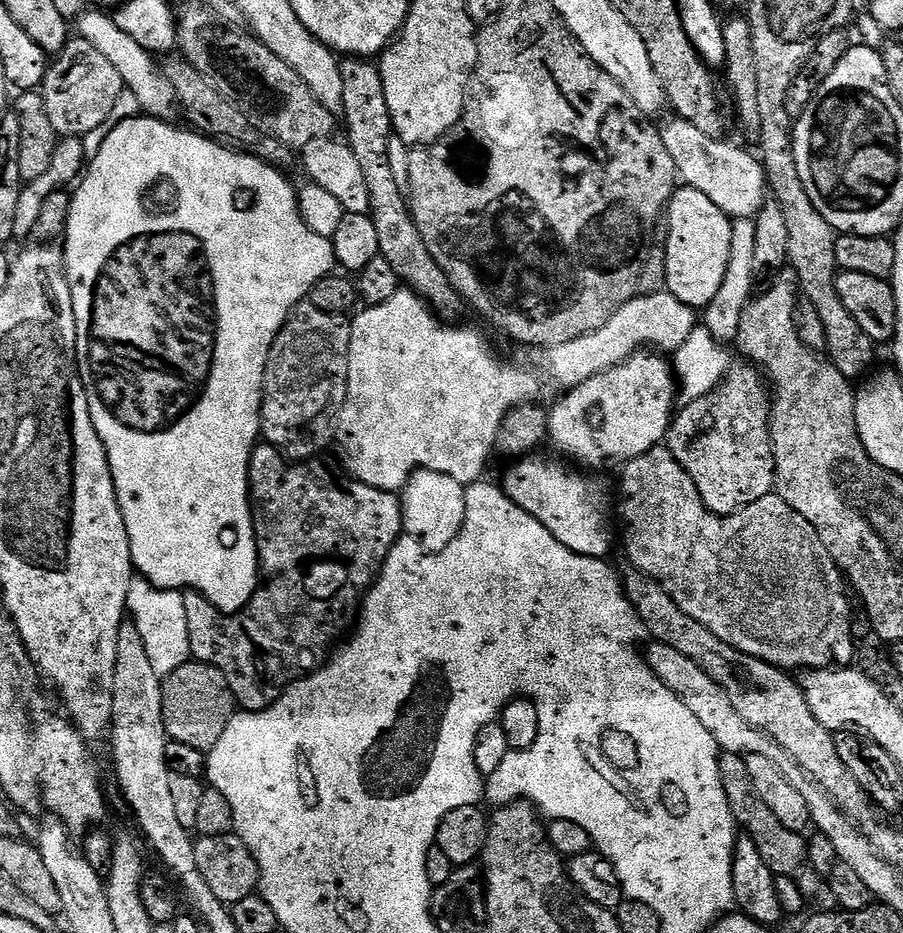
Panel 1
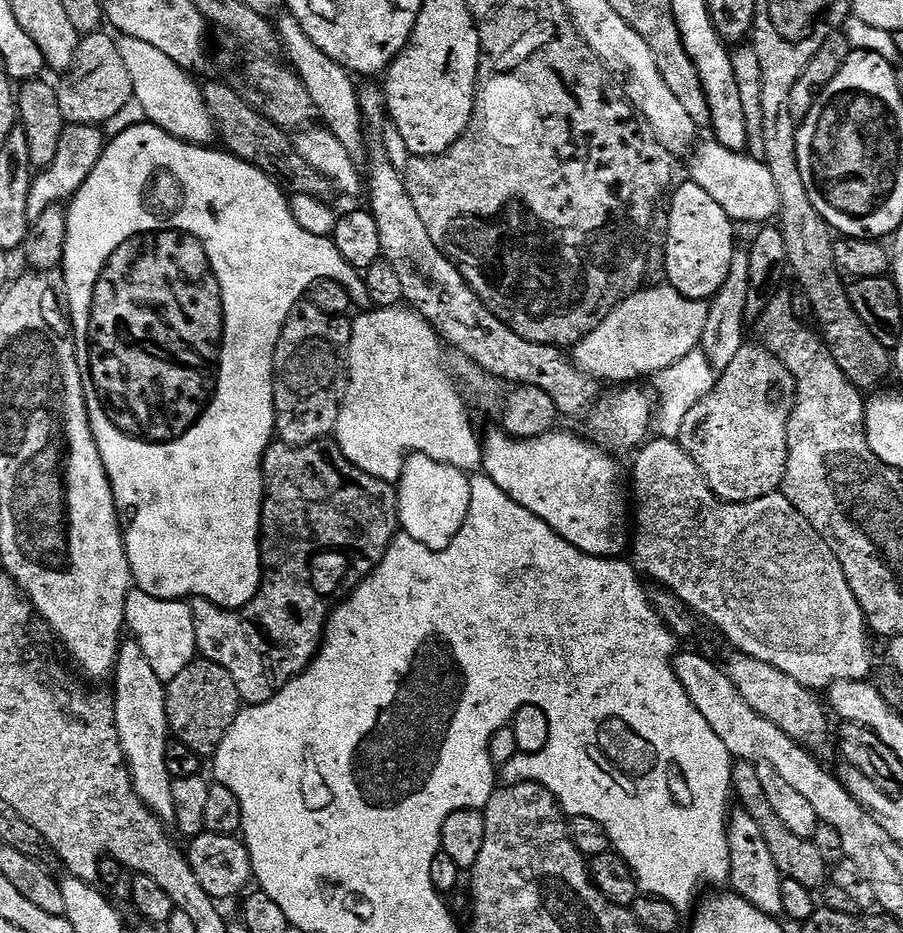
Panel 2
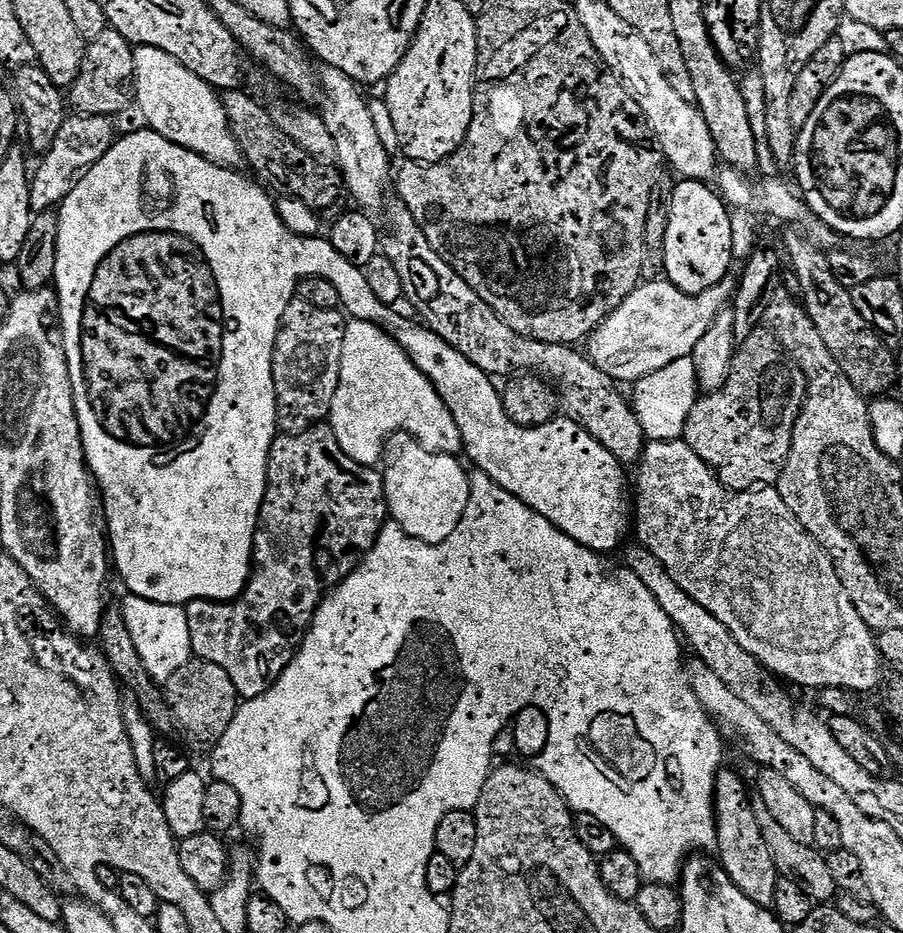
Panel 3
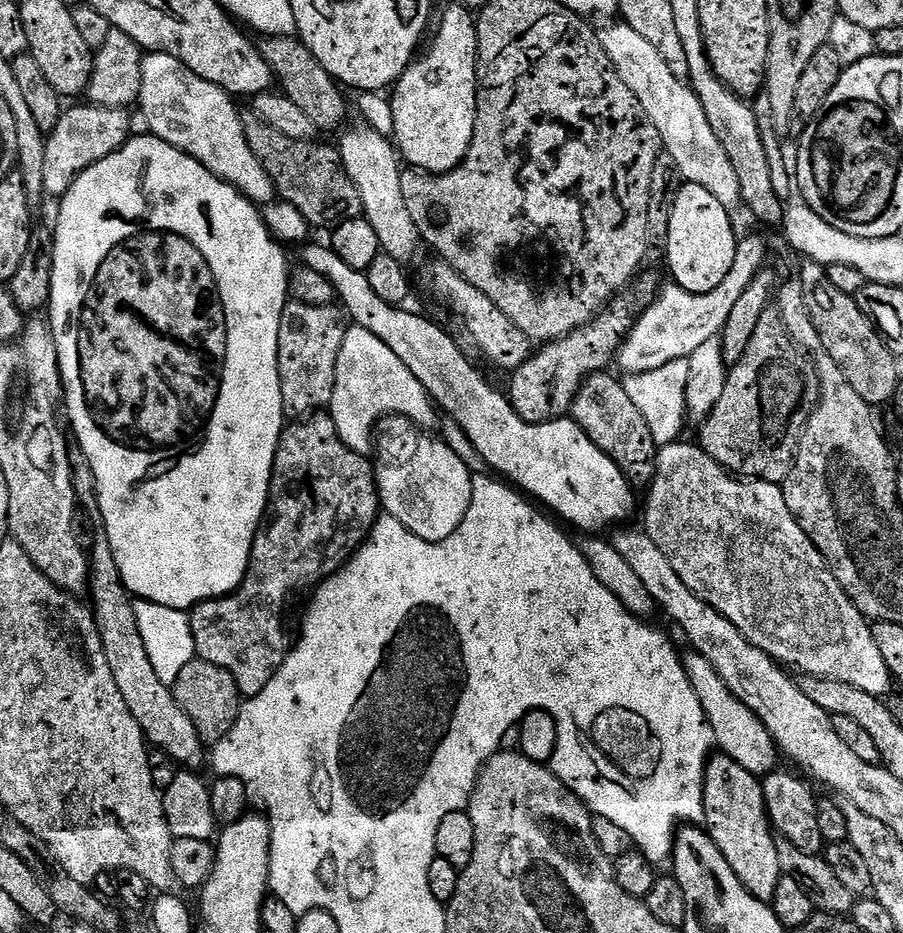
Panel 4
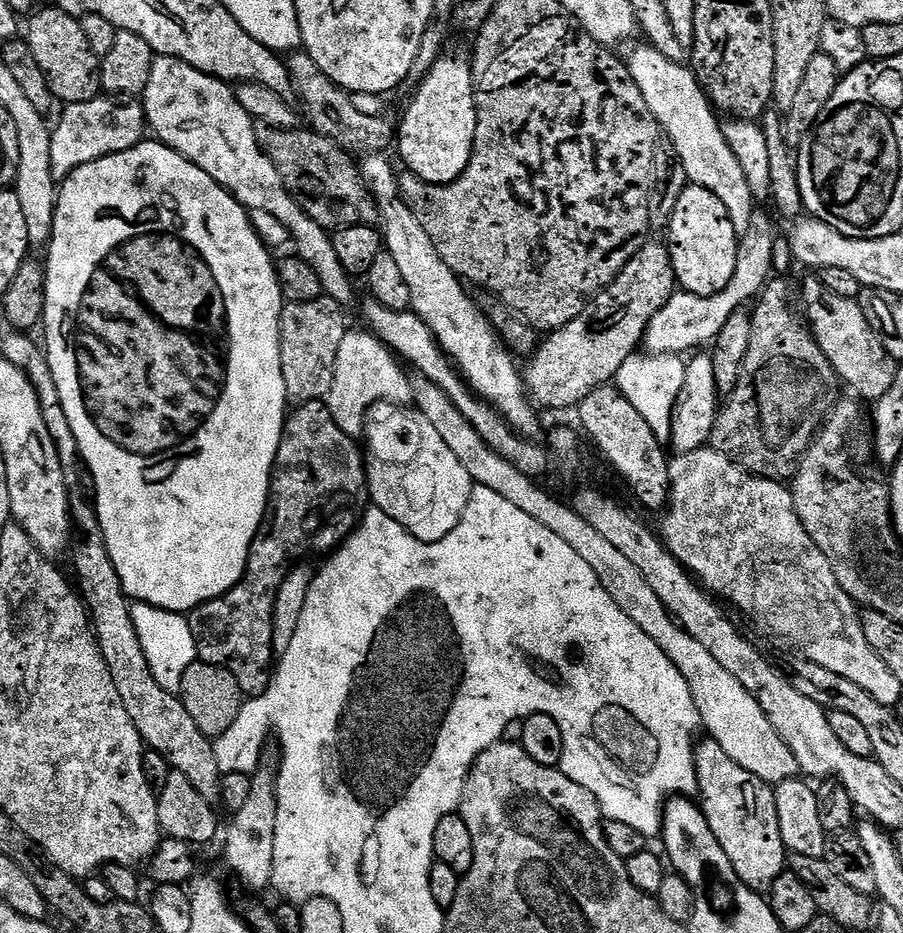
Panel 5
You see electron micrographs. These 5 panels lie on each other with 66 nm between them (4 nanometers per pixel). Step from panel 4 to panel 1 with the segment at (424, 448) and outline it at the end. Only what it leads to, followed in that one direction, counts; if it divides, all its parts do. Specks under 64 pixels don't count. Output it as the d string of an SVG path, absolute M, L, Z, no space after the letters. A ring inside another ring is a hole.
M421 468L408 480L402 490L404 506L404 532L414 537L425 552L441 552L454 542L462 530L466 518L465 485L458 483L446 474L431 472Z

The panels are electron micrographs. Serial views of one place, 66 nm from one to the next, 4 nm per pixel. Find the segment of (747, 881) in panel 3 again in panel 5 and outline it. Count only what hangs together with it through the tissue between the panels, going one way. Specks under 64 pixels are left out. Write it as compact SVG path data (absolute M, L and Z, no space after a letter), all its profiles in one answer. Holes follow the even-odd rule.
M710 738L702 740L696 744L696 777L698 796L702 801L706 822L710 822L710 830L714 830L718 846L726 850L726 858L730 858L730 866L734 866L734 874L738 874L740 881L750 890L767 893L773 882L786 871L786 849L782 842L782 830L779 829L778 806L773 785L750 774L750 770L742 770L742 766L738 766L738 762L729 758L726 750L718 746L718 742Z

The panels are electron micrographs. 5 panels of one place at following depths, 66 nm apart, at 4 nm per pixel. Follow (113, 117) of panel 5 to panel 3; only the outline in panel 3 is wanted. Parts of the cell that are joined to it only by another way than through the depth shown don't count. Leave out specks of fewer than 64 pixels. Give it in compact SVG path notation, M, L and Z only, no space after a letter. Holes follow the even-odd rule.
M72 114L67 117L65 124L58 133L58 138L50 146L48 152L39 157L40 165L35 165L31 177L30 206L33 213L51 212L59 209L65 198L74 190L80 177L94 167L110 150L110 146L118 139L118 131L112 125L113 121L106 116L86 116Z

